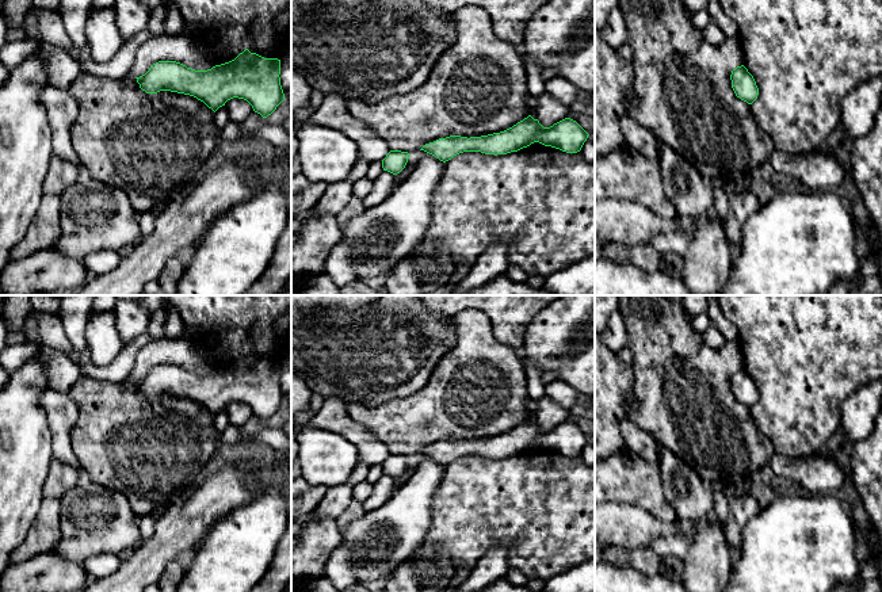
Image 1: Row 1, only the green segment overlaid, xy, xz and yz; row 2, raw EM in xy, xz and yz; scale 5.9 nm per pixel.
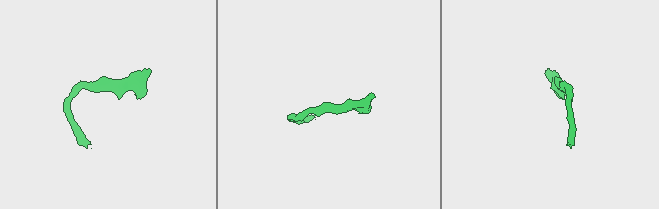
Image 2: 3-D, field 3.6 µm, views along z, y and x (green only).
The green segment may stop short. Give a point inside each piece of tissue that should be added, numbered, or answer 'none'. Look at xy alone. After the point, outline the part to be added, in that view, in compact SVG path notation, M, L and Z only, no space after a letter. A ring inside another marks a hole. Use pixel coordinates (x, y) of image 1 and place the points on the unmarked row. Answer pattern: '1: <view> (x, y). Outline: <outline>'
1: xy (230, 325). Outline: M160 295L165 306L177 310L184 328L196 328L202 333L202 345L214 360L215 368L234 363L248 352L264 362L278 362L291 350L291 335L278 331L278 320L291 313L291 295Z

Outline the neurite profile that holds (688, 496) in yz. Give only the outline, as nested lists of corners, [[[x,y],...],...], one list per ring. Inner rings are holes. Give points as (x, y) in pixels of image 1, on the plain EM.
[[[660,446],[658,466],[667,503],[677,519],[702,523],[714,508],[713,490],[673,451]]]

